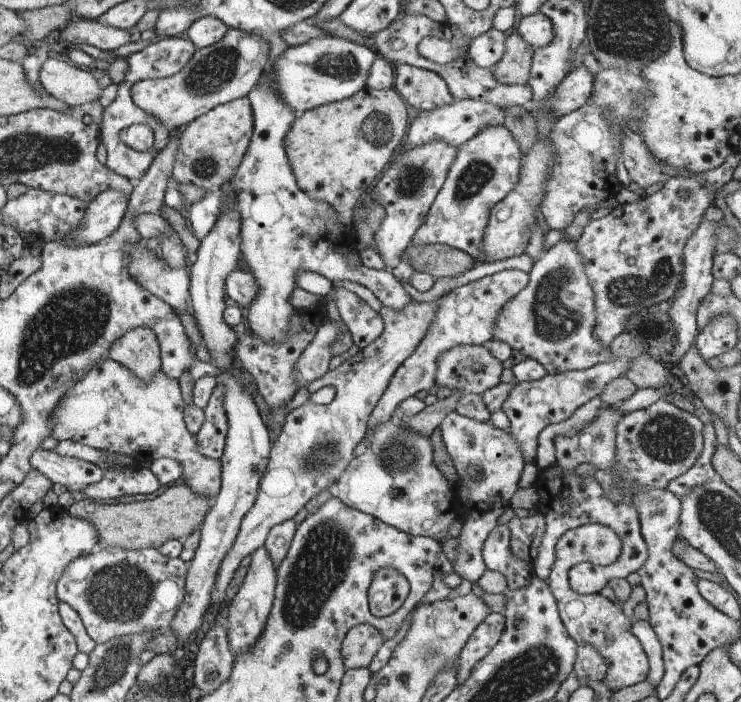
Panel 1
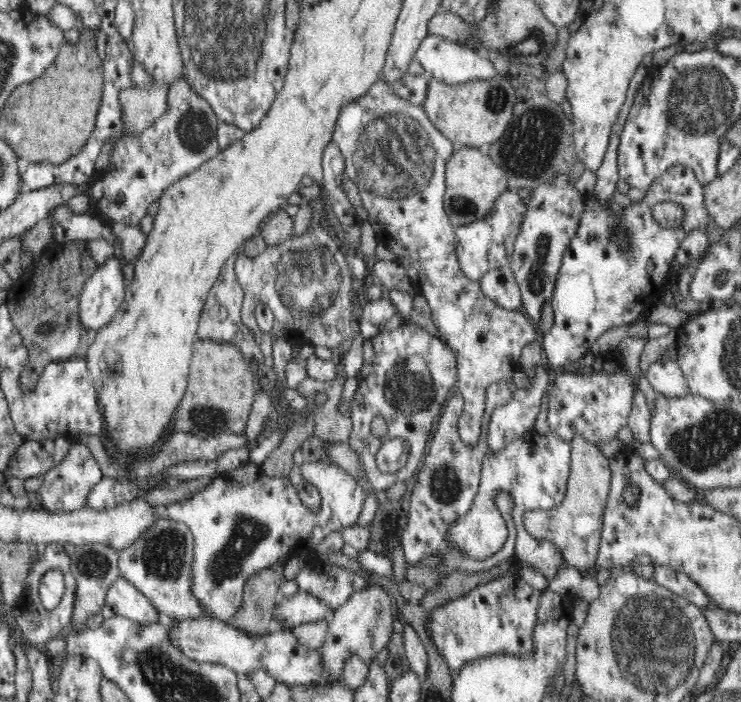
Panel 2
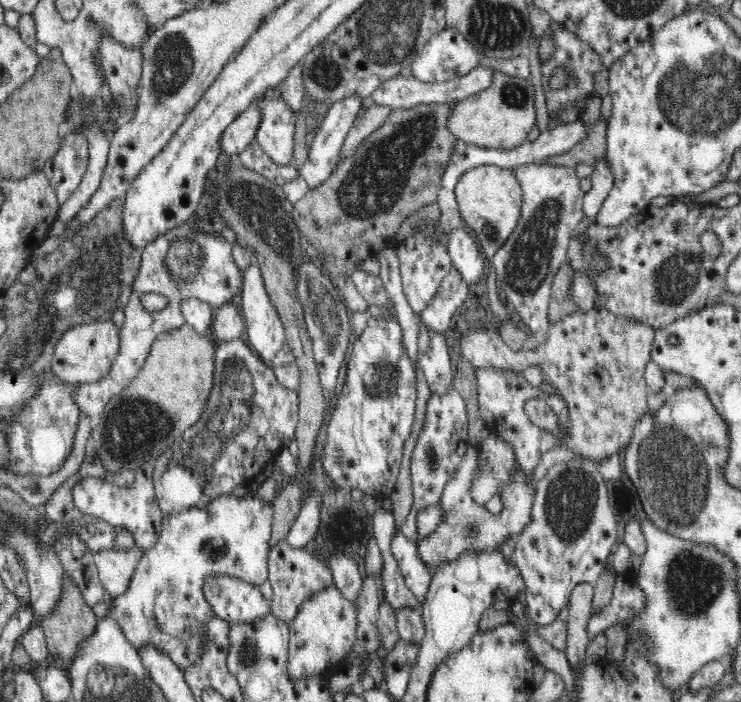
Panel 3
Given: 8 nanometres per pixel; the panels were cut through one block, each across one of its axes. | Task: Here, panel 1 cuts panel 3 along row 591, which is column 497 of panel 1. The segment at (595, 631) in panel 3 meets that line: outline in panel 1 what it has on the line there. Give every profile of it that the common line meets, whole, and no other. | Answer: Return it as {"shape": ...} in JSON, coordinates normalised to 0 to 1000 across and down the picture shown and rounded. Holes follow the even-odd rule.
{"shape":[[[664,873],[653,887],[642,895],[641,903],[632,912],[621,932],[618,959],[615,960],[617,974],[626,974],[634,966],[637,952],[675,915],[677,900],[682,895],[682,876]]]}

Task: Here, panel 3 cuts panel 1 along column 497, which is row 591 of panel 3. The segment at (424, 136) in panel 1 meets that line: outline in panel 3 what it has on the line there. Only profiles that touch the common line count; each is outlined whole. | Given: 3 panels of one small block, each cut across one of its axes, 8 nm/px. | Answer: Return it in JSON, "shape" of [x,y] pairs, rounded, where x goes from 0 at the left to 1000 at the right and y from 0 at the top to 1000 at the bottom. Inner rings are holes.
{"shape":[[[184,778],[173,783],[135,783],[127,789],[132,819],[144,850],[157,853],[173,839],[190,792],[192,786]]]}

